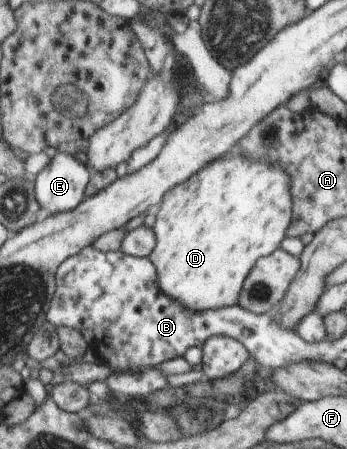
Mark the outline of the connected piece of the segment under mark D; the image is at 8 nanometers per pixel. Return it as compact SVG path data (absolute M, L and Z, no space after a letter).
M242 153L212 161L187 181L176 185L159 205L153 225L157 243L148 256L158 271L159 289L193 311L236 305L256 261L280 248L293 216L291 175L278 163L253 161Z

